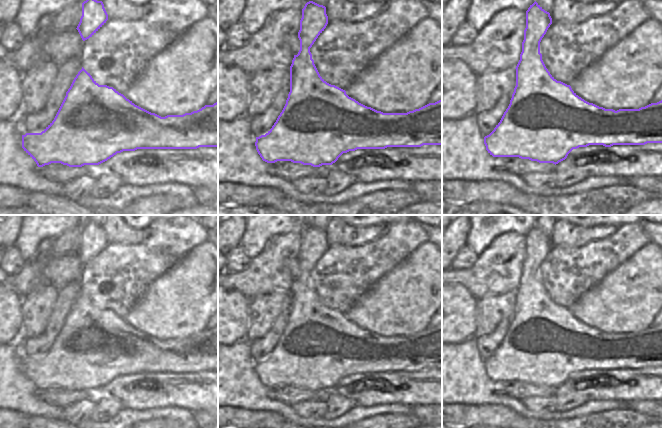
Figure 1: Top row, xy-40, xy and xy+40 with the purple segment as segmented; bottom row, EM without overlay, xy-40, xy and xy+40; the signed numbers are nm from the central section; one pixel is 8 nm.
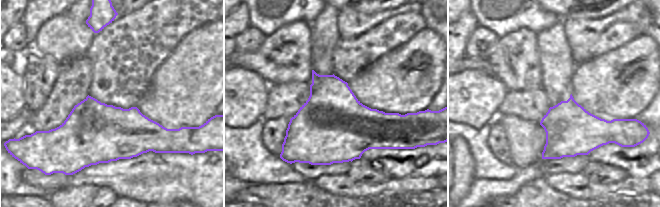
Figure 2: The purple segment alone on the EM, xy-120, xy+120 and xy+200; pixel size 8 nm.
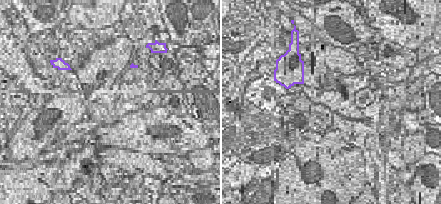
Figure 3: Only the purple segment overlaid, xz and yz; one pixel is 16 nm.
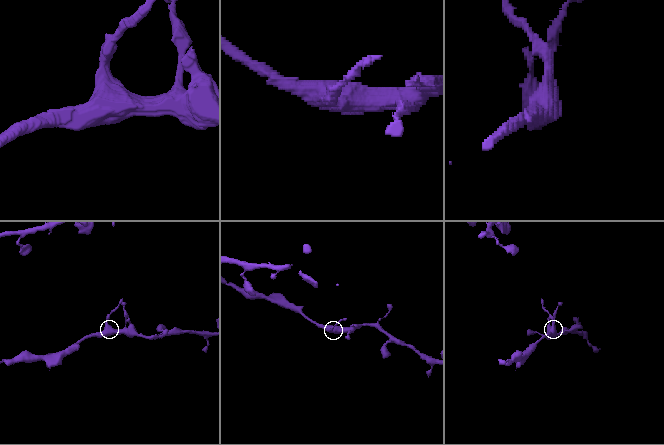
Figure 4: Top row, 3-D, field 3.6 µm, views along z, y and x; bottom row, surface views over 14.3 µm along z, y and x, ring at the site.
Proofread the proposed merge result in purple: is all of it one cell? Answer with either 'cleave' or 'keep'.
cleave

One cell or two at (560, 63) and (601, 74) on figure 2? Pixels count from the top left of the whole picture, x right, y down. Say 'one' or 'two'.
two

